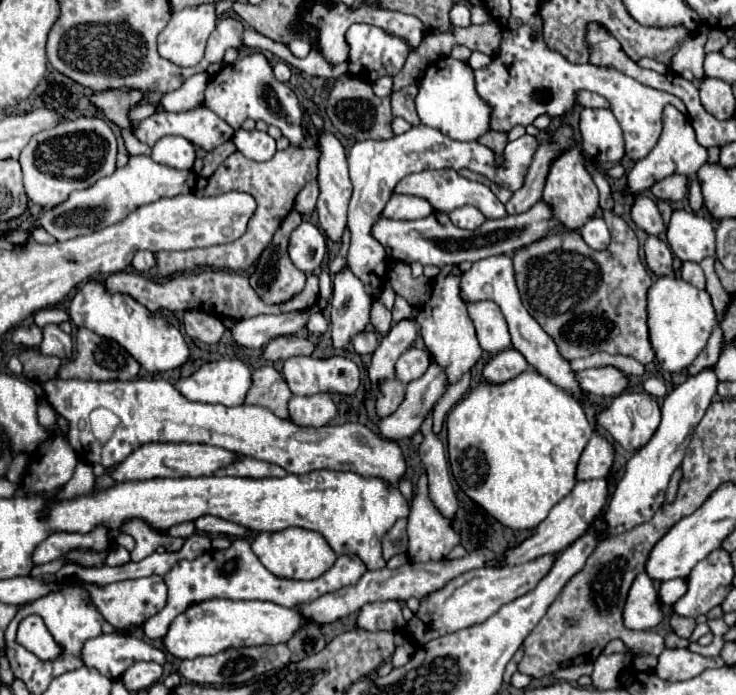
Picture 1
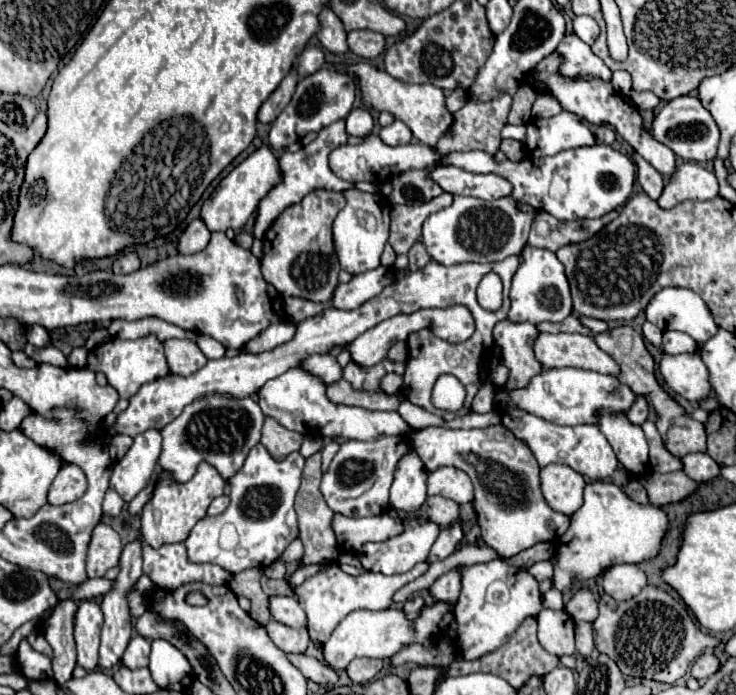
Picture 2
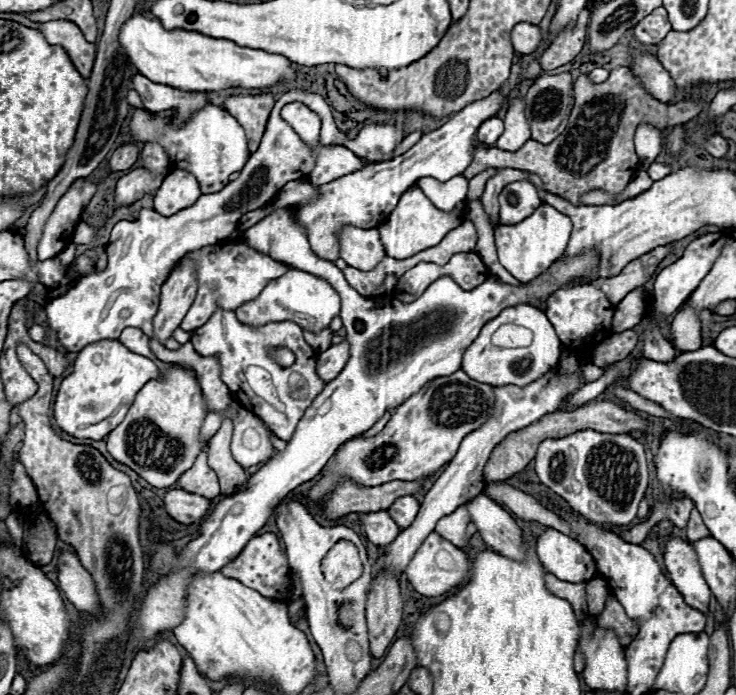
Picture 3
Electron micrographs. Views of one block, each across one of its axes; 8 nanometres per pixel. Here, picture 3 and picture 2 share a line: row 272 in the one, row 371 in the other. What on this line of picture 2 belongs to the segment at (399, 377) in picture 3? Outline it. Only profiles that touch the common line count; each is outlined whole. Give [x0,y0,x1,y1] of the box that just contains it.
[302,354,636,426]

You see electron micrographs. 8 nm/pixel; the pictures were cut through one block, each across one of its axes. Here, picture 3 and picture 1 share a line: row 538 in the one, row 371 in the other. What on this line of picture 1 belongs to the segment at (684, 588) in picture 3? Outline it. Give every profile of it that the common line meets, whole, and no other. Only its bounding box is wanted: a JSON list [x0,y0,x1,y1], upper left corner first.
[648,276,718,374]

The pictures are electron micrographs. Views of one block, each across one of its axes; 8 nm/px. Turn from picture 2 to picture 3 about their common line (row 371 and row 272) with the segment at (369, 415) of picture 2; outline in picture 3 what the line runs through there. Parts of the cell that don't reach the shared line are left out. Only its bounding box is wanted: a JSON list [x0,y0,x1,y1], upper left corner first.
[236,268,340,334]

